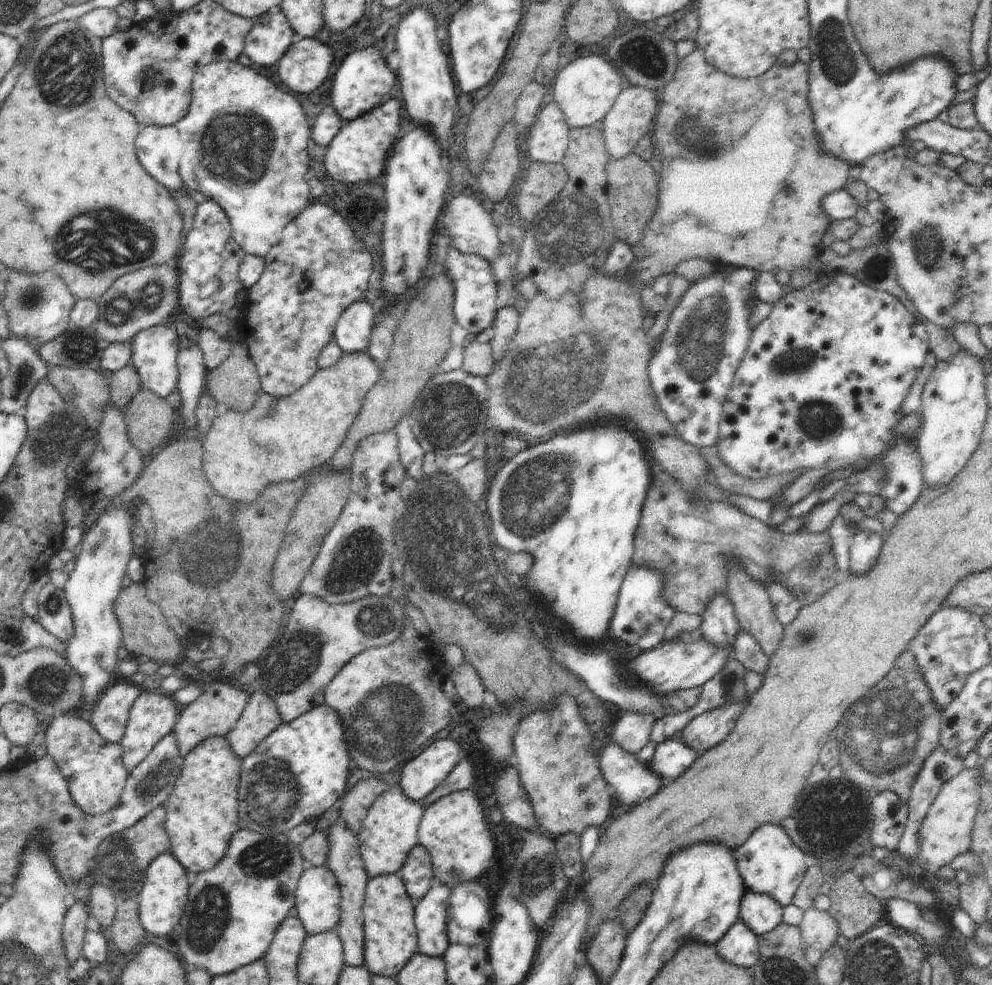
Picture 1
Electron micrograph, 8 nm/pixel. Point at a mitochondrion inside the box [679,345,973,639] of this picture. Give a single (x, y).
(820, 422)

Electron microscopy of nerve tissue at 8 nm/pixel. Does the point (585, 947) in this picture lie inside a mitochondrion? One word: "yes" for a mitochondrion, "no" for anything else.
no

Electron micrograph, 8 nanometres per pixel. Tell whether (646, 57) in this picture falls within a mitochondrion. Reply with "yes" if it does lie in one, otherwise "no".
yes

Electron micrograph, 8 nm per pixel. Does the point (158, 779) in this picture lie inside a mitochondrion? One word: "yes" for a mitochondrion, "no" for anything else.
yes

